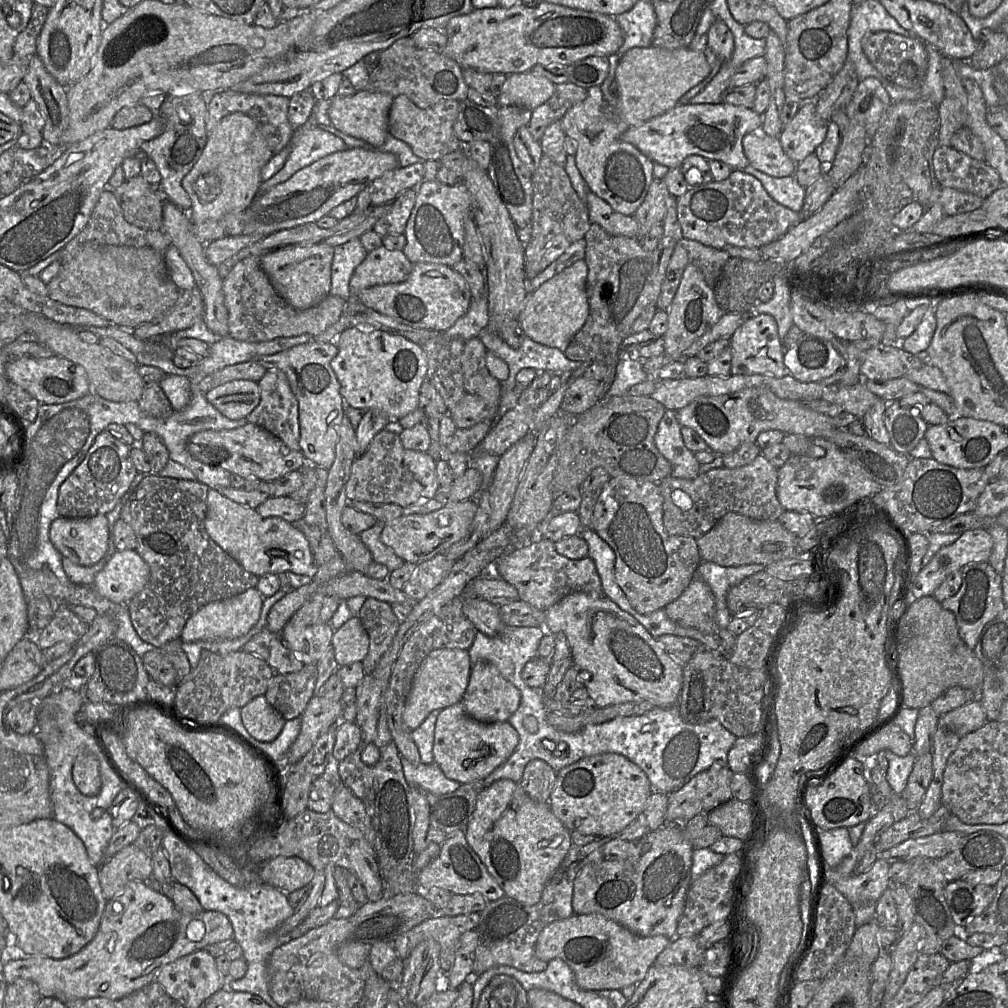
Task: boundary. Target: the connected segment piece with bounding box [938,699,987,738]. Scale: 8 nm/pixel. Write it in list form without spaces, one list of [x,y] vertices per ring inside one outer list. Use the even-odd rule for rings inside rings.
[[[979,699],[948,711],[938,718],[940,727],[955,733],[960,738],[981,728],[986,723],[986,714]]]

